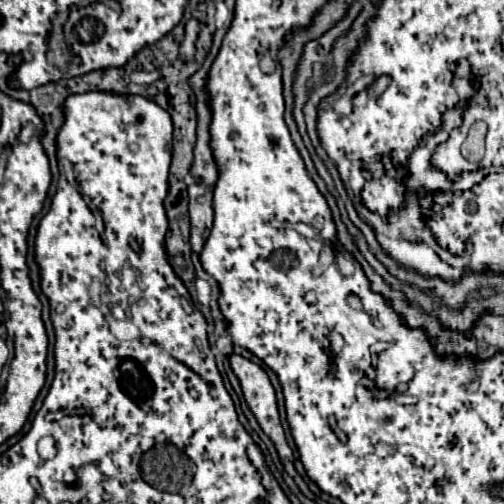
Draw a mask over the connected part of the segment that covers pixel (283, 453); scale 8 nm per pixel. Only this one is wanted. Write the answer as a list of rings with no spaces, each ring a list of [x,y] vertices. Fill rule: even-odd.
[[[233,354],[233,356],[231,356],[231,368],[233,368],[233,372],[237,374],[237,378],[239,378],[239,382],[241,382],[241,388],[243,388],[245,400],[247,400],[247,404],[249,404],[251,412],[255,414],[255,418],[257,418],[259,426],[261,426],[261,428],[263,428],[263,432],[265,432],[265,434],[273,440],[273,444],[275,444],[275,448],[277,448],[277,452],[279,452],[279,458],[281,458],[281,462],[283,462],[286,472],[294,479],[300,491],[307,498],[314,501],[314,497],[317,496],[309,490],[308,485],[297,472],[293,464],[293,452],[291,452],[291,448],[289,448],[289,444],[287,444],[287,440],[285,440],[285,432],[283,432],[283,426],[281,426],[281,422],[279,422],[275,388],[271,386],[267,372],[265,372],[259,364],[255,364],[255,362],[251,362],[251,360],[247,360],[247,358],[243,358],[243,356],[239,356],[239,354]]]

